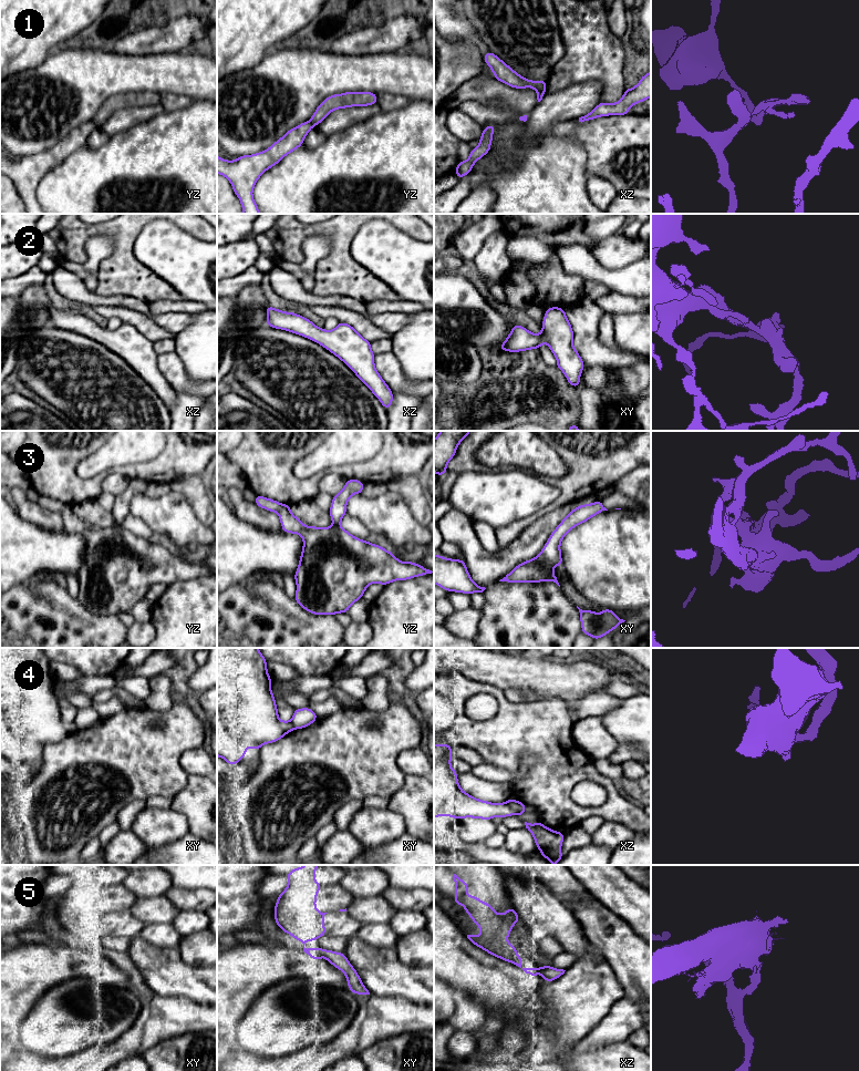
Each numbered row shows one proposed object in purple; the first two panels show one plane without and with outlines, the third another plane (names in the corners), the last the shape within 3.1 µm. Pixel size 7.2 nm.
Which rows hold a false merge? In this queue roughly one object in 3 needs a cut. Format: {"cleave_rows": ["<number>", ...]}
{"cleave_rows": ["1", "4", "5"]}

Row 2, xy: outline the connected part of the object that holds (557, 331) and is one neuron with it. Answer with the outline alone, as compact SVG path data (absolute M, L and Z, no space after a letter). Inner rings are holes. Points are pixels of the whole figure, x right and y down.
M550 307L545 311L542 330L539 334L534 334L522 326L515 325L499 348L501 351L519 352L539 349L544 342L556 357L557 368L565 373L569 384L579 388L584 363L573 348L572 327L563 309Z

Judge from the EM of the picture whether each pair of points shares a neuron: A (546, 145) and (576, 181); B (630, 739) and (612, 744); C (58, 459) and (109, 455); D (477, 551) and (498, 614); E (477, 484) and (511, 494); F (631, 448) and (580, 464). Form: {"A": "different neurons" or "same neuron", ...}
{"A": "same neuron", "B": "different neurons", "C": "different neurons", "D": "different neurons", "E": "same neuron", "F": "same neuron"}

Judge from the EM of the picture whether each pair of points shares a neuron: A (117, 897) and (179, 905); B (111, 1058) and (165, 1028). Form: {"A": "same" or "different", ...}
{"A": "same", "B": "same"}

